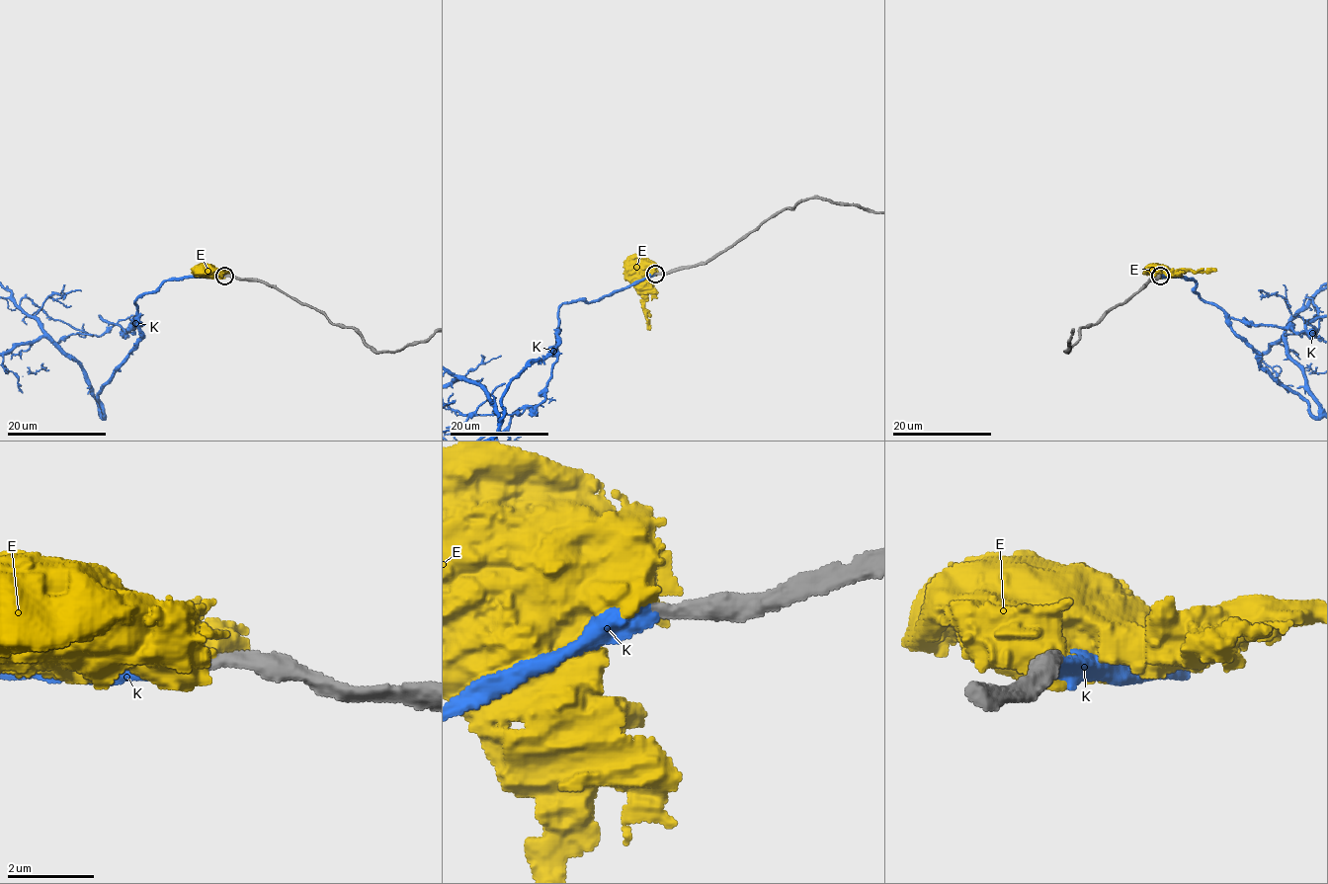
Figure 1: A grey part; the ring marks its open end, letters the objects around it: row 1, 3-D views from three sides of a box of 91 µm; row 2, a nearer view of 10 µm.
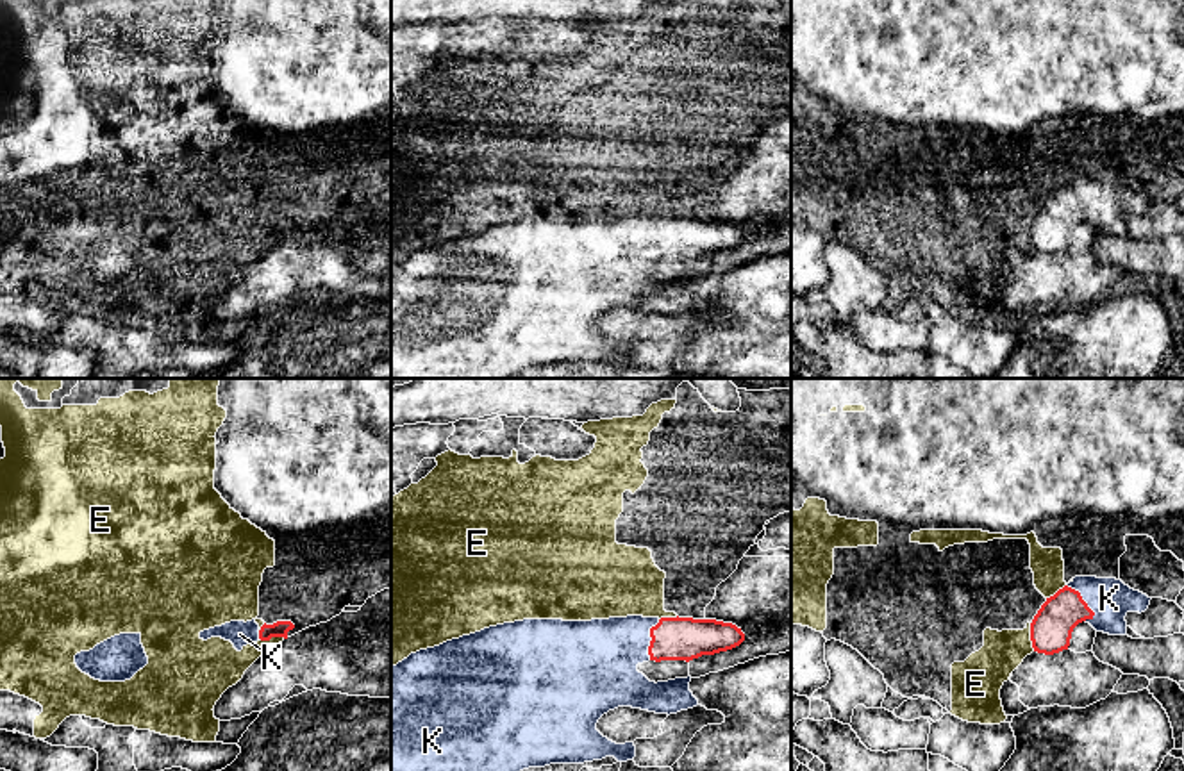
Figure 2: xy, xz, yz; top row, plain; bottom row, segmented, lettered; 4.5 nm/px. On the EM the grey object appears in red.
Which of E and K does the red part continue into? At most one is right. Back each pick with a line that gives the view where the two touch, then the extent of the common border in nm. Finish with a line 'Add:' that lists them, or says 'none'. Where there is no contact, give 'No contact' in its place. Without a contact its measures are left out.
K: Touches red in yz. Shared border 200 nm
Add: K

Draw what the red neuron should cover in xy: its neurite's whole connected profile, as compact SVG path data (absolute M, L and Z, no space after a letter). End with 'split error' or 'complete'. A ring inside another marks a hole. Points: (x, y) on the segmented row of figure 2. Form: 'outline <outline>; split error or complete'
outline M255 619L252 621L230 621L221 626L214 626L200 632L200 639L207 641L211 637L221 637L230 641L238 651L241 651L246 644L254 644L259 639L270 641L271 637L288 639L288 632L293 630L295 625L291 621L277 621L273 625L259 626Z; split error

